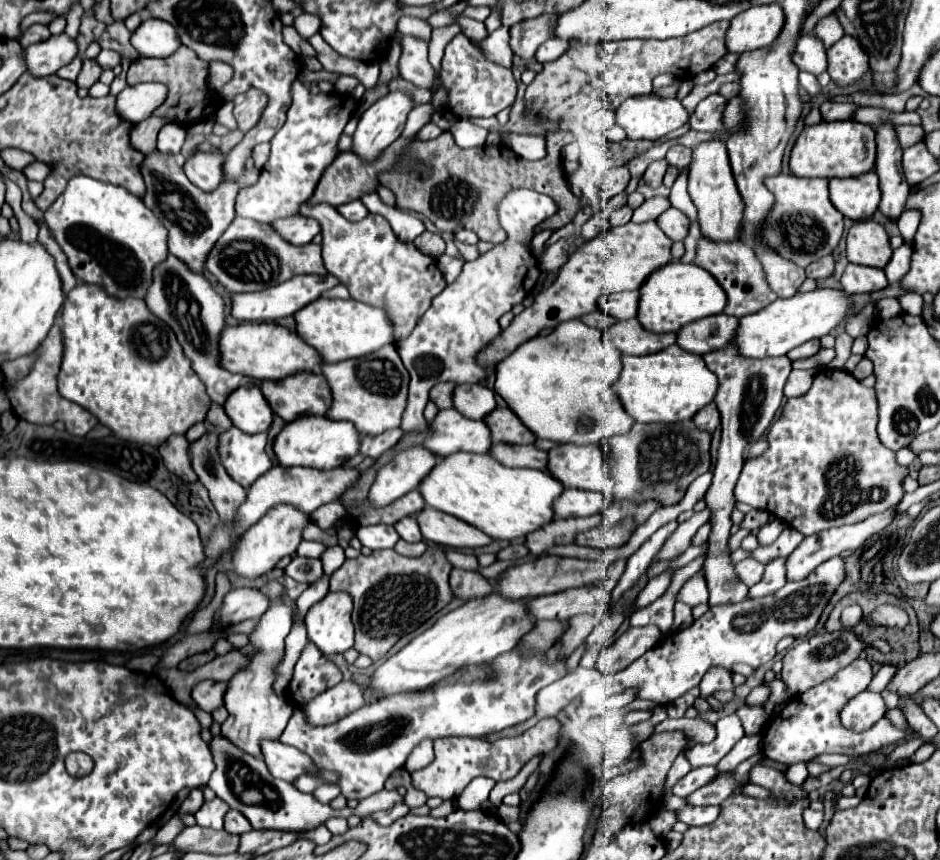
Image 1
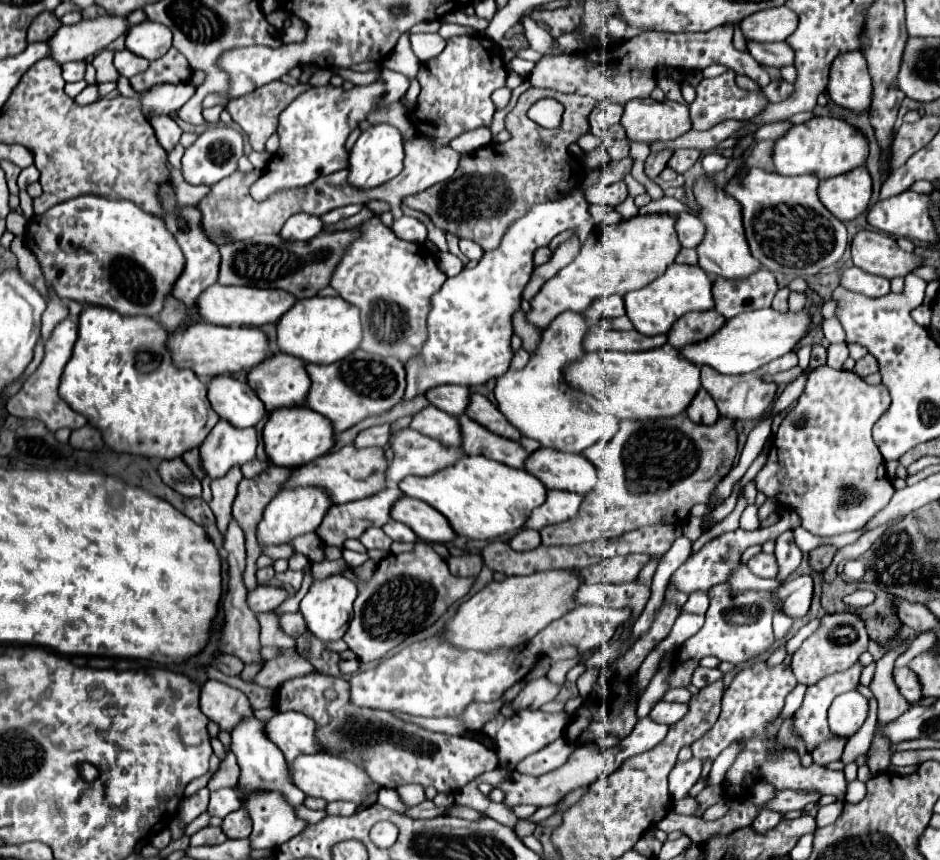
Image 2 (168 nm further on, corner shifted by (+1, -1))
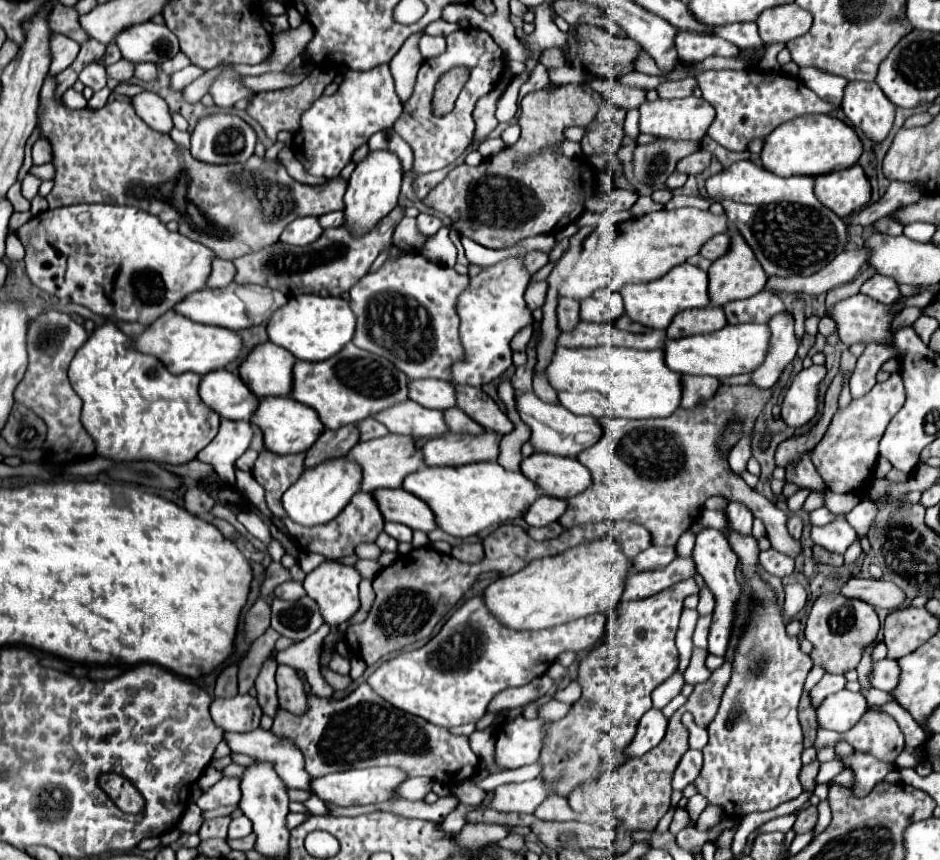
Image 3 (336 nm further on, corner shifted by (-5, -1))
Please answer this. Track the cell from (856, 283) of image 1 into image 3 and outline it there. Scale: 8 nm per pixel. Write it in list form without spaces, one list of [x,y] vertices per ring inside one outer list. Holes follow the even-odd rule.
[[[874,275],[868,281],[864,281],[864,285],[860,287],[860,293],[880,301],[880,303],[894,303],[900,299],[900,291],[894,279],[884,277],[884,275]]]

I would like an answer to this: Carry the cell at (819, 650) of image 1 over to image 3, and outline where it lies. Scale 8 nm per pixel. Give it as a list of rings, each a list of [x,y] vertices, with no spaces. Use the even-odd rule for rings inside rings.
[[[824,593],[810,607],[804,635],[812,643],[812,663],[824,667],[826,673],[844,675],[846,671],[858,667],[864,649],[876,641],[878,629],[880,621],[872,605],[860,599],[848,599],[842,593]]]

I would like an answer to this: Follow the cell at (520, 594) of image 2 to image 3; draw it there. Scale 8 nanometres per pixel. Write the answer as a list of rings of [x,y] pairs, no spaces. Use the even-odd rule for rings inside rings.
[[[612,537],[578,545],[556,557],[532,561],[522,571],[500,577],[484,591],[484,605],[500,625],[516,631],[546,629],[592,613],[608,613],[618,605],[630,561],[620,553]]]

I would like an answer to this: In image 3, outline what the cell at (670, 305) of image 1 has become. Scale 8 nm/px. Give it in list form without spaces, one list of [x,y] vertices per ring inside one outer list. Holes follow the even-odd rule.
[[[682,263],[674,269],[670,269],[664,277],[650,281],[650,283],[640,283],[640,285],[626,285],[622,287],[620,295],[624,297],[624,309],[626,315],[650,329],[666,329],[672,321],[672,317],[684,309],[694,309],[694,307],[708,307],[710,297],[708,297],[708,273],[690,265]]]

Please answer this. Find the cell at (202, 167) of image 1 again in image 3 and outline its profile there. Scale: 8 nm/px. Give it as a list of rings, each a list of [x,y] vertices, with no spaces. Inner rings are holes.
[[[216,113],[210,117],[204,117],[198,121],[196,129],[192,131],[192,157],[198,161],[210,163],[210,165],[228,165],[228,163],[244,163],[248,157],[252,157],[256,145],[256,133],[250,129],[248,123],[244,123],[236,115]]]

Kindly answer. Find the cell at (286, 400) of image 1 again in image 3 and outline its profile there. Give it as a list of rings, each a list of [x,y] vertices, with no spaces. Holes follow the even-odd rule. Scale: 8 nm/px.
[[[268,341],[258,345],[240,365],[240,377],[256,397],[286,397],[292,393],[294,363],[296,357],[290,351]]]

